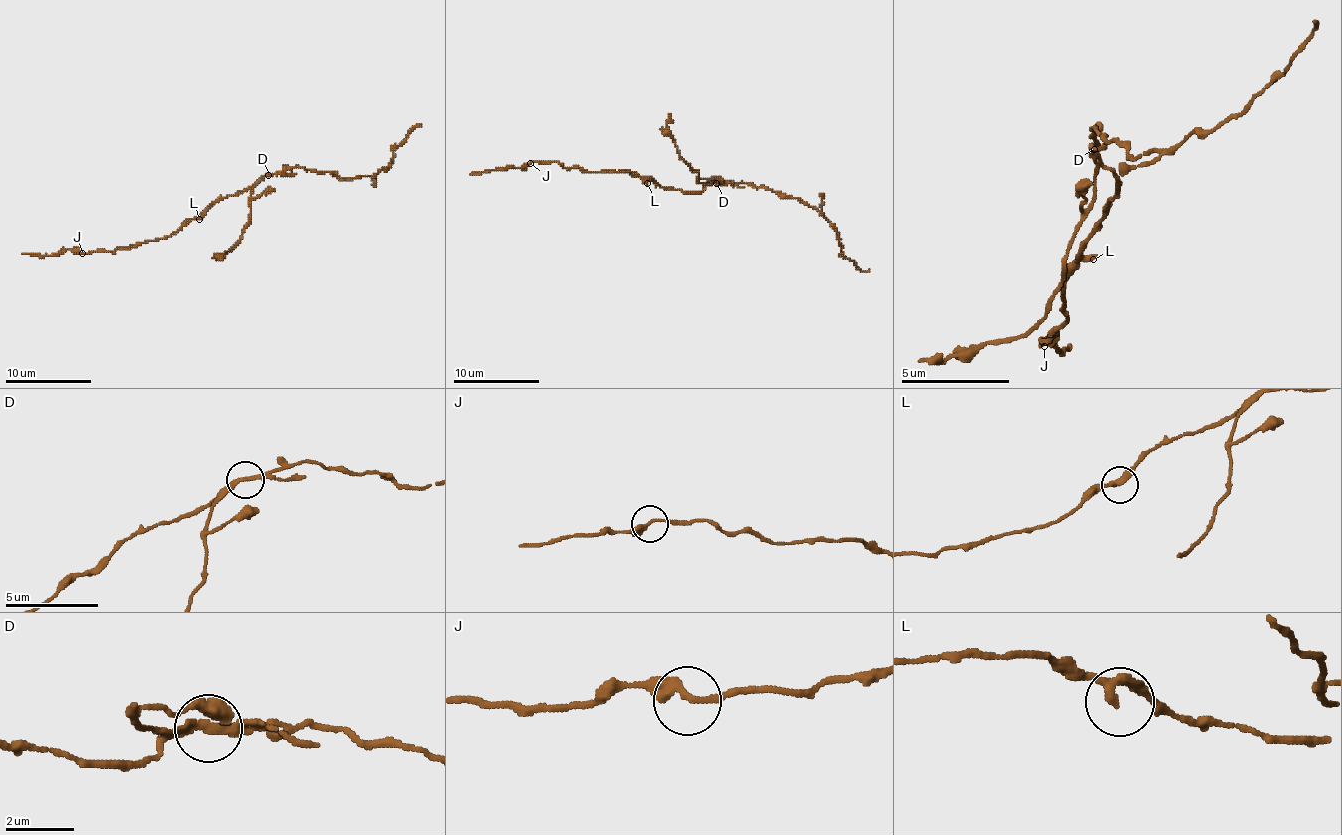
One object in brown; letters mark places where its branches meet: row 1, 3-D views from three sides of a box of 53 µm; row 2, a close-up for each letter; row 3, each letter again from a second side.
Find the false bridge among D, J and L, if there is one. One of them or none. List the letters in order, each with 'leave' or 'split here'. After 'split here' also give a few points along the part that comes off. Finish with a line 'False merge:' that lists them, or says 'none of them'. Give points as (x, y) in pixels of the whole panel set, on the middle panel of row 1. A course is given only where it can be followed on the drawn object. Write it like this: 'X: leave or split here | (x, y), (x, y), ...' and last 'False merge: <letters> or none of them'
D: split here | (716, 183), (699, 183), (699, 174), (679, 155), (666, 125), (671, 114)
J: leave
L: leave
False merge: D

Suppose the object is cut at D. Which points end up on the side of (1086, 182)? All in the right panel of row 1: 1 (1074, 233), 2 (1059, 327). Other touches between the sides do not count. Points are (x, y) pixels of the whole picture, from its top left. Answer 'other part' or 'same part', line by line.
1: same part
2: other part

